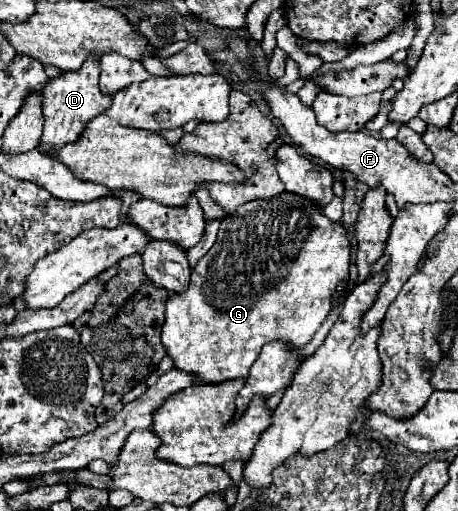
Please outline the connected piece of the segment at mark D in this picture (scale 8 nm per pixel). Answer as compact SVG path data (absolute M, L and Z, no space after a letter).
M89 55L87 63L81 65L79 71L61 71L59 77L53 77L47 81L47 87L43 89L43 115L45 115L45 127L41 135L41 153L49 153L55 149L61 149L65 143L71 143L79 137L85 123L93 119L95 115L103 113L111 105L111 95L103 95L99 91L99 57Z

